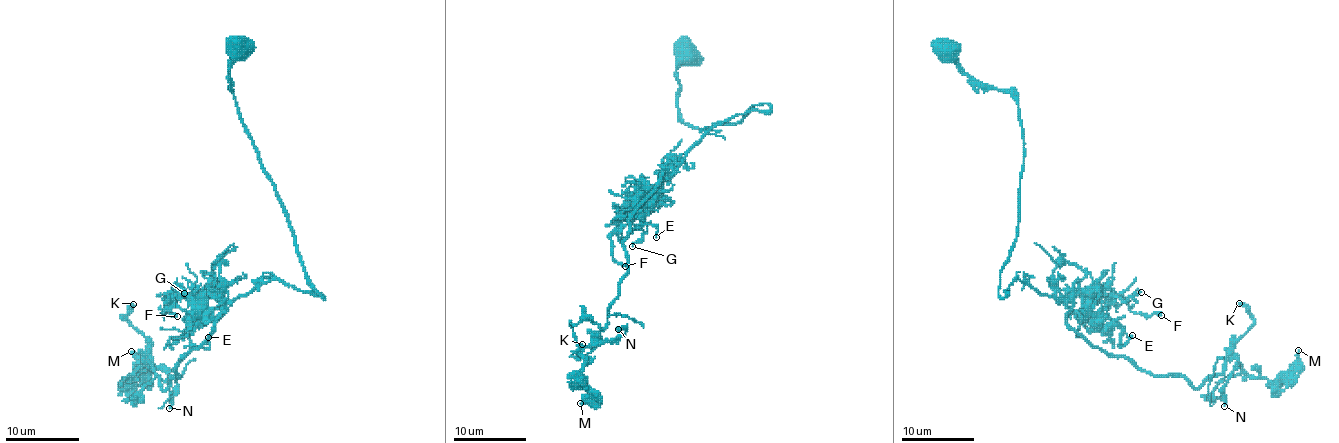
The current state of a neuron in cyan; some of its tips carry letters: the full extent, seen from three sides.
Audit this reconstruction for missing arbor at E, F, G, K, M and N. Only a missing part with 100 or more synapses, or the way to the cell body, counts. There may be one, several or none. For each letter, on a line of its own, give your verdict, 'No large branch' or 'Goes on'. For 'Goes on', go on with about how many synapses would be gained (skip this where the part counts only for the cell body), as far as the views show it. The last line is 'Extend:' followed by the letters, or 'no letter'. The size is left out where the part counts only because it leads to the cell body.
E: No large branch
F: No large branch
G: No large branch
K: No large branch
M: No large branch
N: No large branch
Extend: no letter

